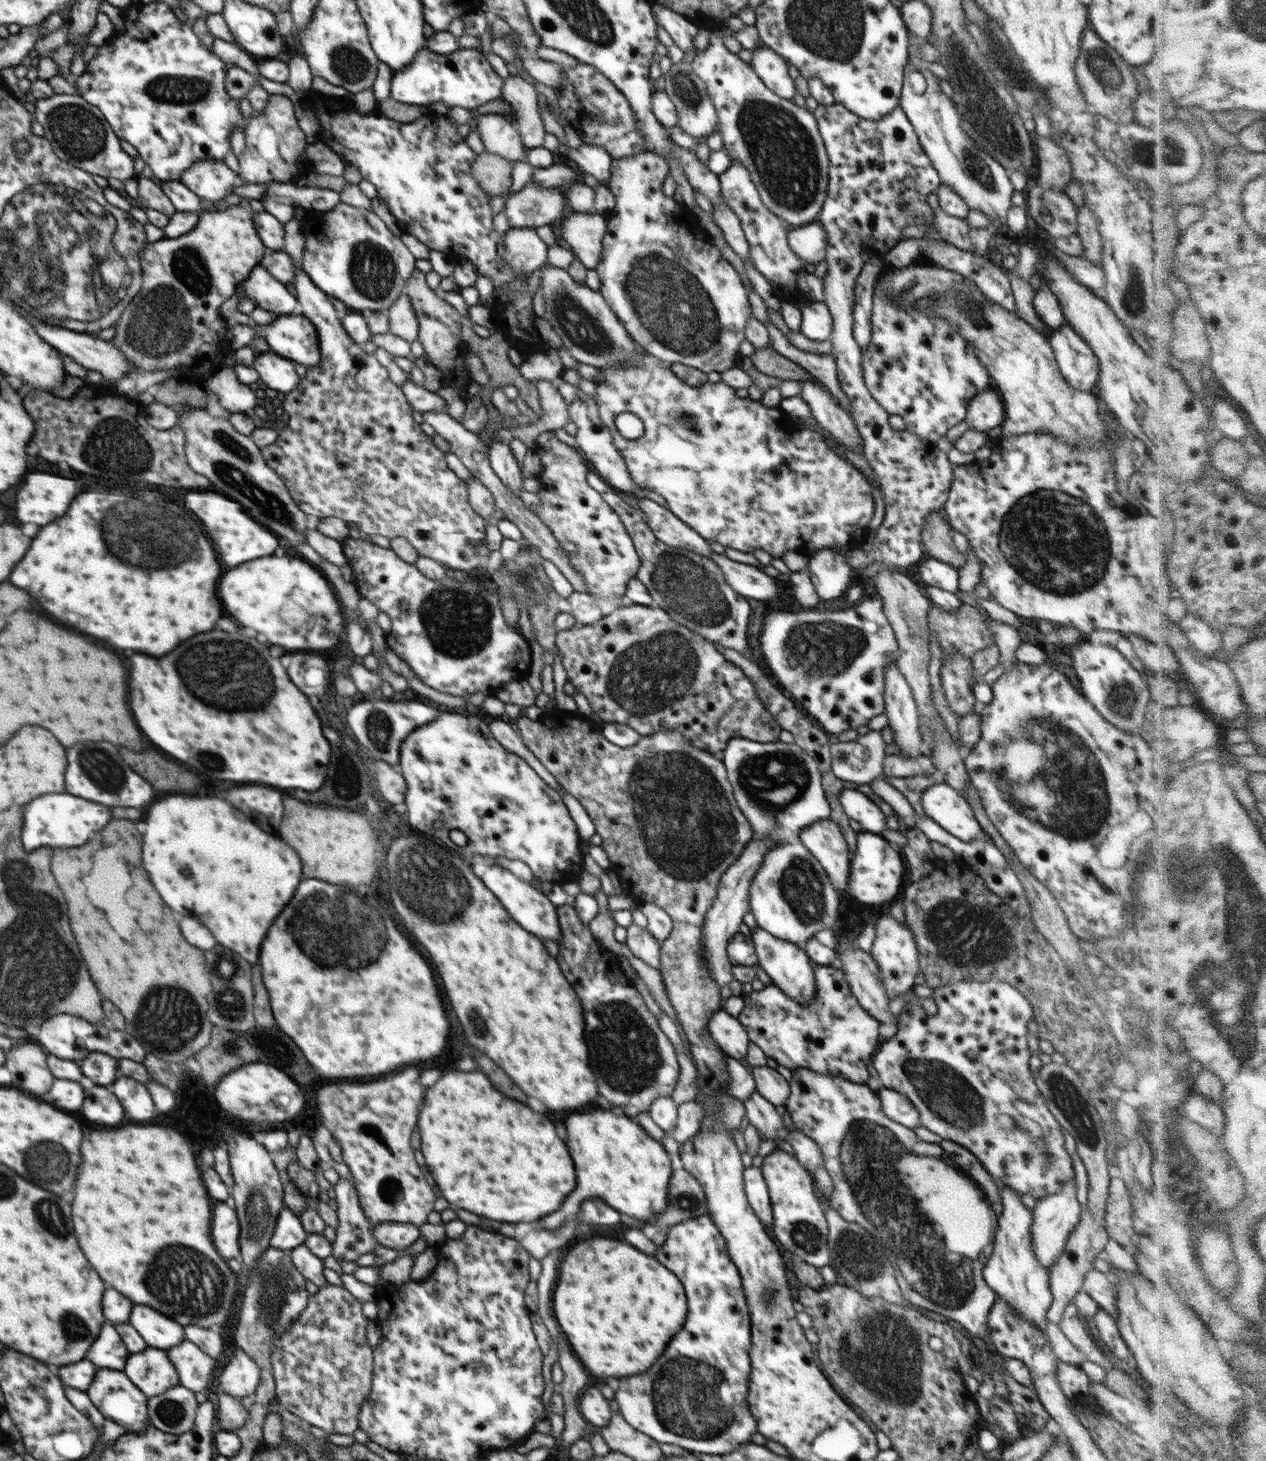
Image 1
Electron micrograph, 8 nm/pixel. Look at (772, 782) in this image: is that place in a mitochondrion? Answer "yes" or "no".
yes

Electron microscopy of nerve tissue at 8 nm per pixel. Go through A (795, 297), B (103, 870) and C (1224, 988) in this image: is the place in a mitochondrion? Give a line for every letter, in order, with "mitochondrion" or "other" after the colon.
A: other
B: other
C: mitochondrion

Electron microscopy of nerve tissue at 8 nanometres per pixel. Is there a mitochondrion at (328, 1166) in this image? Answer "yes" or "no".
no

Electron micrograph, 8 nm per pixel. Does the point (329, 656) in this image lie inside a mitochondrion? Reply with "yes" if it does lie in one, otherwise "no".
no

